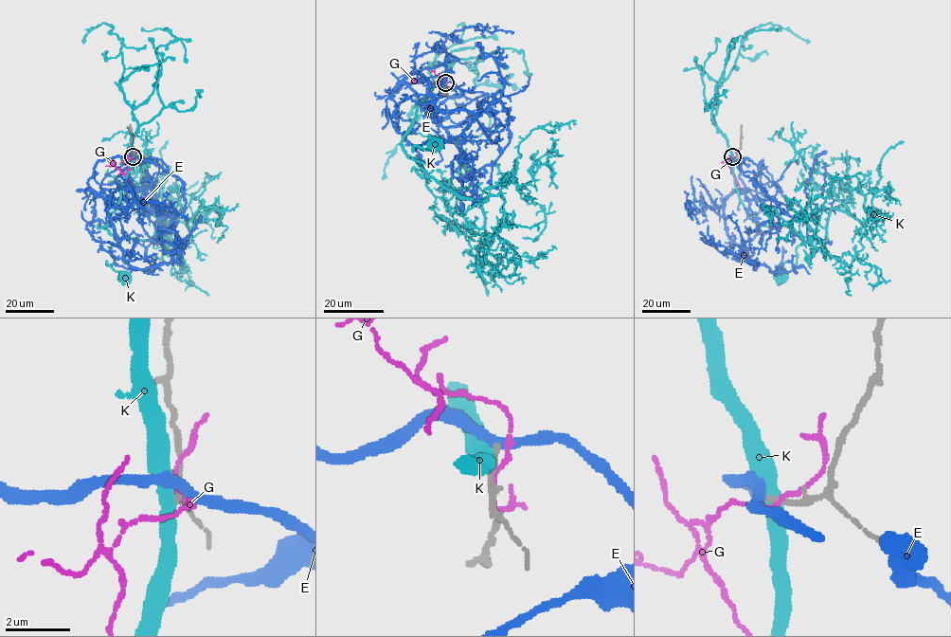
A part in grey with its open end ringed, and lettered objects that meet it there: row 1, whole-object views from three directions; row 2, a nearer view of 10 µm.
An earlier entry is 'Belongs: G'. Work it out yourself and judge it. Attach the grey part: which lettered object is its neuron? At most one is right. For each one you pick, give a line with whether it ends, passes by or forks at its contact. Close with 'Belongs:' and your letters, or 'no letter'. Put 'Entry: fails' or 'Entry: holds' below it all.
Belongs: no letter
Entry: fails

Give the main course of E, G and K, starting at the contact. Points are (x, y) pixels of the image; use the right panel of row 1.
E: (731, 156), (744, 186), (725, 201), (724, 223), (726, 235), (756, 266), (723, 245), (712, 245), (700, 232)
G: (734, 156), (727, 161), (733, 173), (728, 162), (731, 157)
K: (733, 157), (744, 209), (765, 226), (791, 228), (804, 242), (796, 250), (797, 263), (783, 264), (783, 277)

